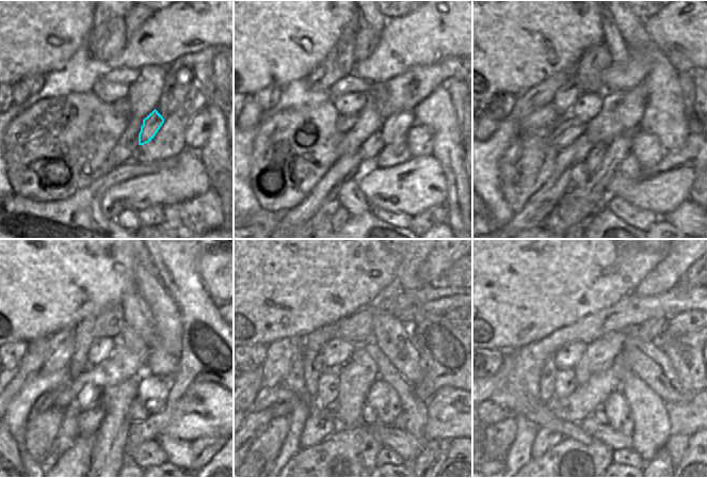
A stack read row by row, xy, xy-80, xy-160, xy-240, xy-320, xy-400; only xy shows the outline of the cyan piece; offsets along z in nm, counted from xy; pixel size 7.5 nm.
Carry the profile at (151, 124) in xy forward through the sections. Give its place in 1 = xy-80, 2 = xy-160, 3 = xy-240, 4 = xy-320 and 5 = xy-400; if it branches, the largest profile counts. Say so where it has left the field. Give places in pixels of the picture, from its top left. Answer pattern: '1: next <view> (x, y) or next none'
1: next xy-80 (373, 144)
2: next xy-160 (595, 157)
3: next xy-240 (89, 420)
4: next xy-320 (322, 421)
5: next xy-400 (545, 439)

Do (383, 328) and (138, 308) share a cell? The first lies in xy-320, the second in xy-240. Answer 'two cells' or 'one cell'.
one cell

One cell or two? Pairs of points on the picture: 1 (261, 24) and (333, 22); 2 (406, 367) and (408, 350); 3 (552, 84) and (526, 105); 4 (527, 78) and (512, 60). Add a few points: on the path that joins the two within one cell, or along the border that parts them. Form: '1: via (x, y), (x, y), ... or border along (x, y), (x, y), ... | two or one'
1: via (279, 22), (315, 22) | one
2: via (407, 363), (408, 354) | one
3: via (546, 90), (532, 99) | one
4: via (523, 73), (523, 68), (517, 63) | one

